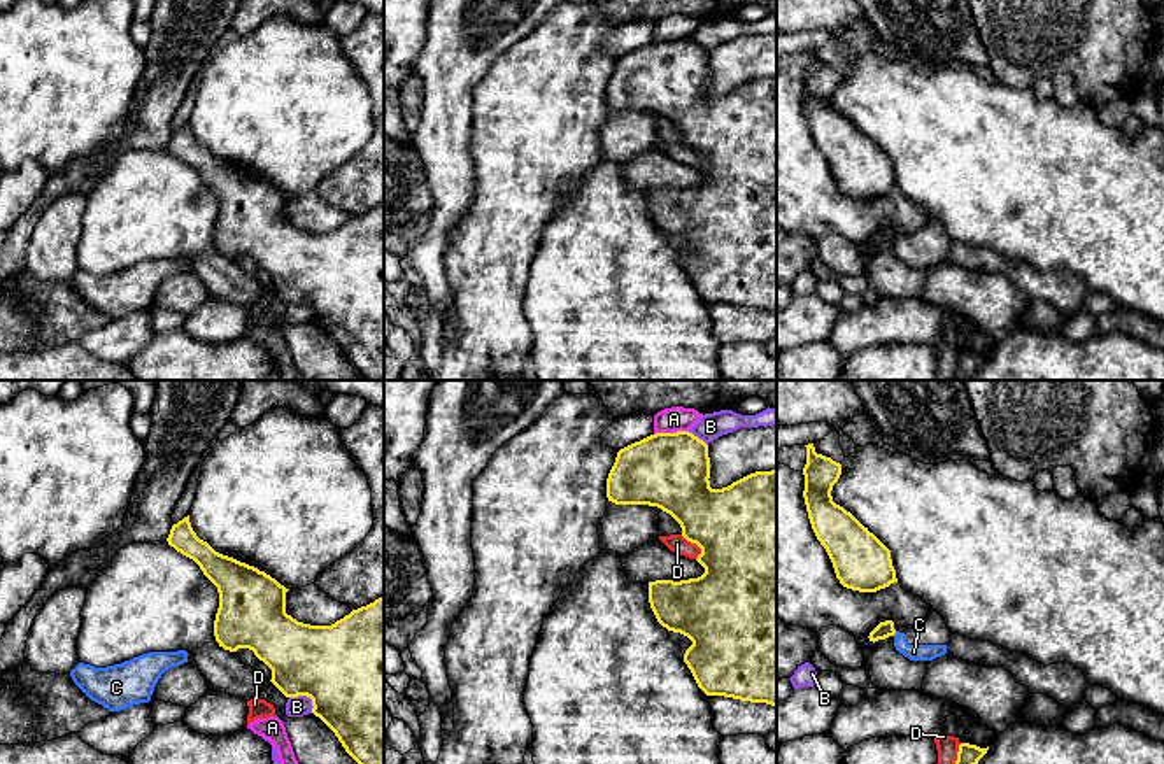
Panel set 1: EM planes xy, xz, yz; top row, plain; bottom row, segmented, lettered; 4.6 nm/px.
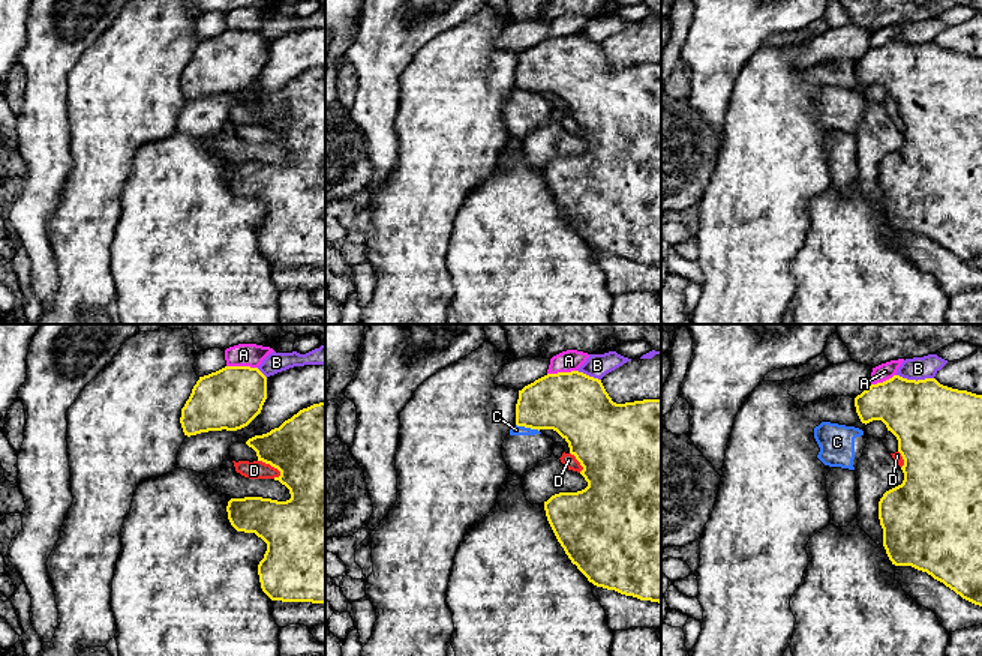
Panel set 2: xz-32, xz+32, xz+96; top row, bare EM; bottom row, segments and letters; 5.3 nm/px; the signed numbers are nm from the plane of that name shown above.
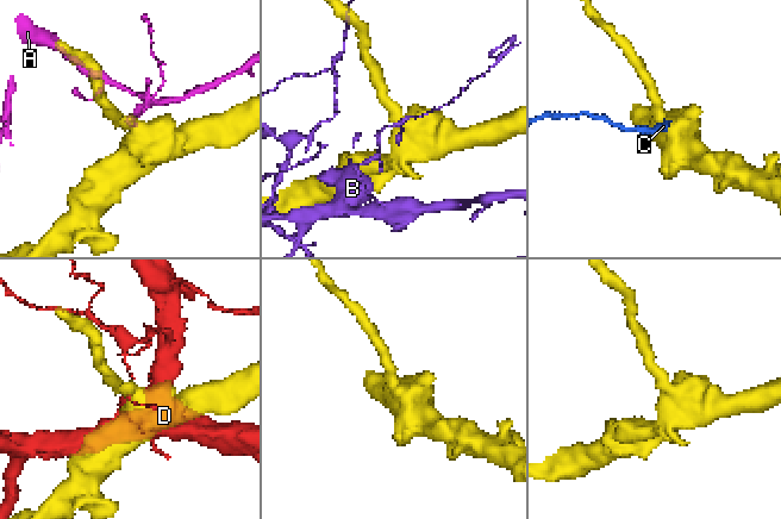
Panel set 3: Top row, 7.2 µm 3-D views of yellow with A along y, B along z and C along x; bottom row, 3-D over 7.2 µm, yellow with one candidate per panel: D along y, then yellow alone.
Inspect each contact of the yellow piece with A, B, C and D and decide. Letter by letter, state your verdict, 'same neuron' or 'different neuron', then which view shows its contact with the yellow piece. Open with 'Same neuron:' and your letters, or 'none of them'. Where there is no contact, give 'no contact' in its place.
Same neuron: none of them
A: different neuron; contact in xz
B: different neuron; contact in xy
C: different neuron; contact in yz
D: different neuron; contact in xz

